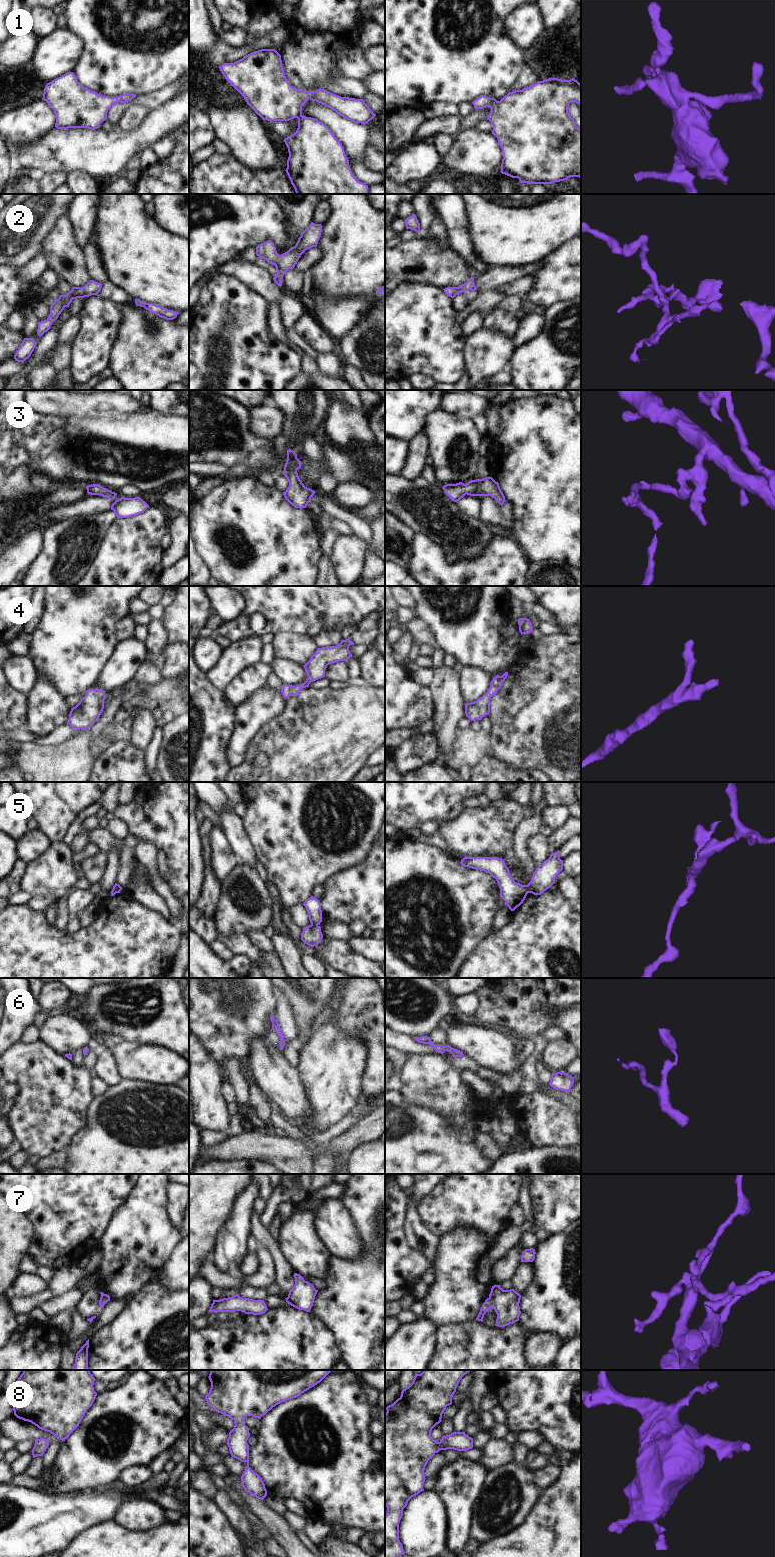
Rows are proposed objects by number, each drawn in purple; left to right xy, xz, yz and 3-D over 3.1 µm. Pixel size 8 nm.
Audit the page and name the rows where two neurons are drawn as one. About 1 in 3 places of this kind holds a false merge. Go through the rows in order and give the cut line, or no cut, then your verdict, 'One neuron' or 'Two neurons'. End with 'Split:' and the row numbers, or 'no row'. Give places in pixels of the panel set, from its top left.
1: No split. One neuron
2: No split. One neuron
3: No split. One neuron
4: No split. One neuron
5: Split along yz (526, 885), (529, 892). Two neurons
6: No split. One neuron
7: No split. One neuron
8: No split. One neuron
Split: 5

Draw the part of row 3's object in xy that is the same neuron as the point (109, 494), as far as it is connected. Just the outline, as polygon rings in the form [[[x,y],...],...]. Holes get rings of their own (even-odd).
[[[99,484],[88,485],[88,486],[86,486],[86,489],[87,489],[88,494],[100,495],[100,496],[106,497],[110,500],[114,500],[117,495],[117,493],[112,492],[111,490],[108,490],[106,488],[103,488]]]

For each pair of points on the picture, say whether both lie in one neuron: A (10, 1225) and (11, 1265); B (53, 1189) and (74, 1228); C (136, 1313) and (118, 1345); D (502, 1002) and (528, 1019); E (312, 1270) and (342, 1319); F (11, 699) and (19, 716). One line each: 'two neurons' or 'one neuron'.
A: one neuron
B: one neuron
C: one neuron
D: one neuron
E: two neurons
F: one neuron

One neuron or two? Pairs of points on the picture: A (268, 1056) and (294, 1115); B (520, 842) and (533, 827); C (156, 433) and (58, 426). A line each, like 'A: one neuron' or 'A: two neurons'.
A: one neuron
B: one neuron
C: one neuron

